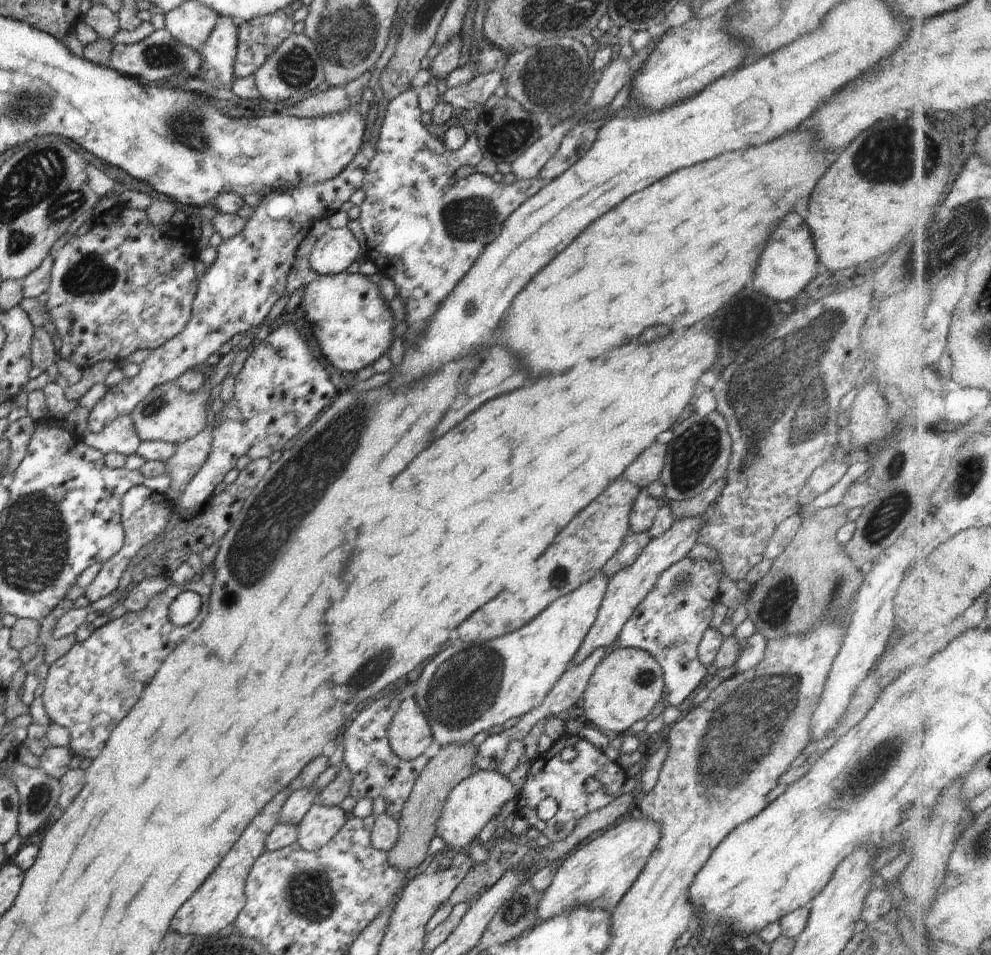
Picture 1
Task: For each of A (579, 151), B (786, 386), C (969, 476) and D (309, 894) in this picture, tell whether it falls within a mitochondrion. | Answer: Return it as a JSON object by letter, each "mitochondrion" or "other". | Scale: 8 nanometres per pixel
{"A":"other","B":"mitochondrion","C":"mitochondrion","D":"mitochondrion"}

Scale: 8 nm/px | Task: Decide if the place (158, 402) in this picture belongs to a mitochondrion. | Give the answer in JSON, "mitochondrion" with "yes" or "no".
{"mitochondrion":"yes"}

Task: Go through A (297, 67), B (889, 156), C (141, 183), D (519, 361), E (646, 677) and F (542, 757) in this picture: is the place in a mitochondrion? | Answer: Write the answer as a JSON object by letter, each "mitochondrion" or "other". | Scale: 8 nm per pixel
{"A":"mitochondrion","B":"mitochondrion","C":"other","D":"other","E":"mitochondrion","F":"other"}

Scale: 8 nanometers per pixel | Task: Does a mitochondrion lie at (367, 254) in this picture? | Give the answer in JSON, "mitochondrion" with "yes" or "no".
{"mitochondrion":"no"}

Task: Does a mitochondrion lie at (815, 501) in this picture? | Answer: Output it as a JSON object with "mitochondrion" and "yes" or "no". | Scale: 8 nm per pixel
{"mitochondrion":"no"}

